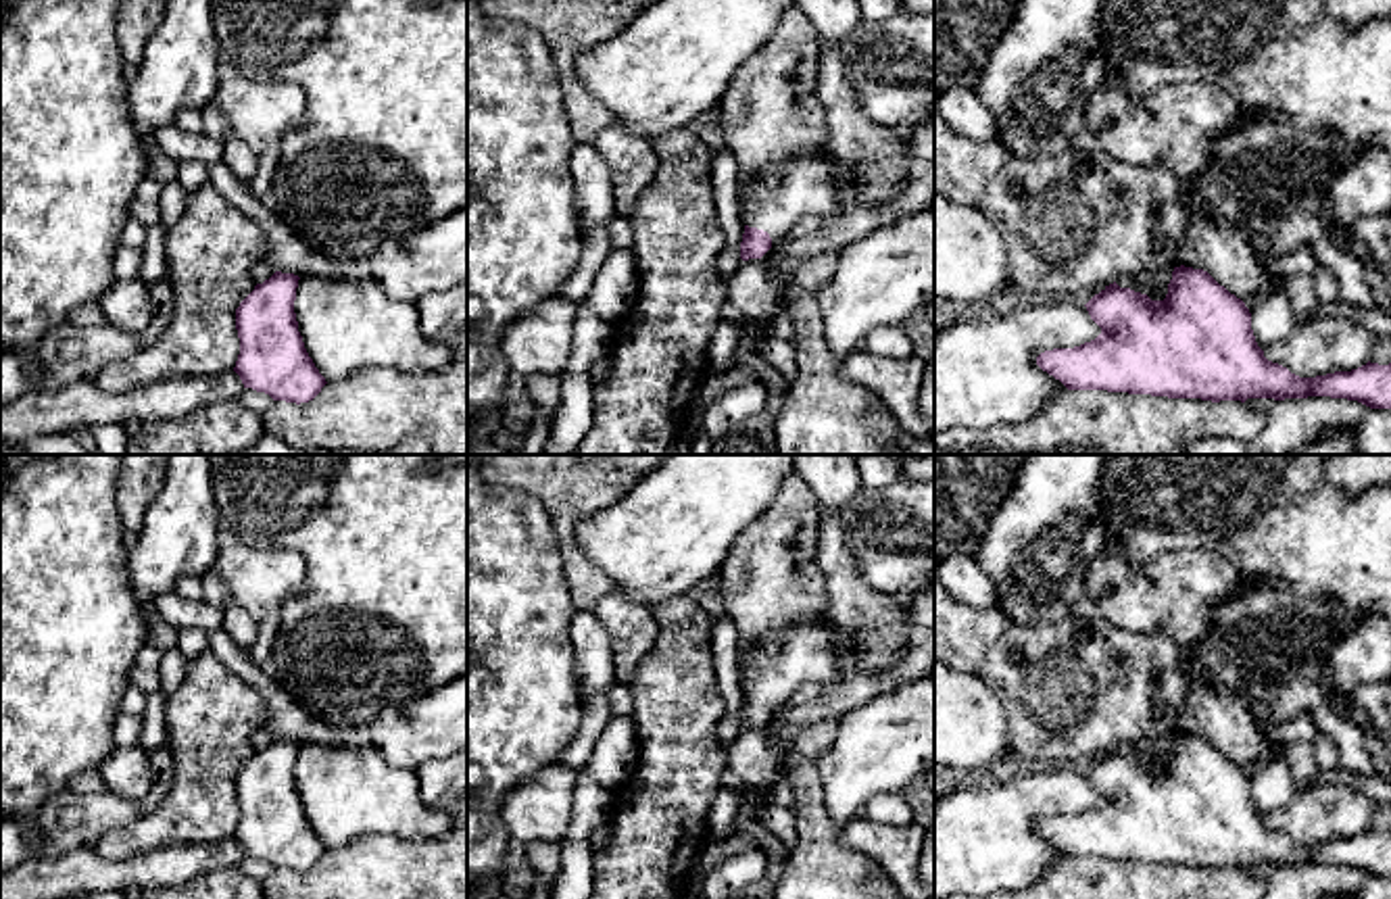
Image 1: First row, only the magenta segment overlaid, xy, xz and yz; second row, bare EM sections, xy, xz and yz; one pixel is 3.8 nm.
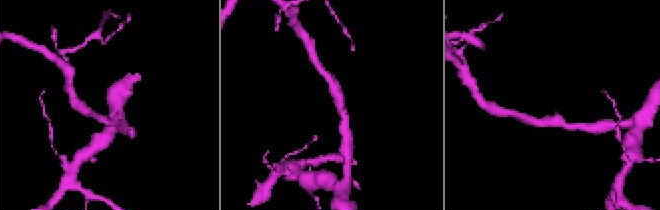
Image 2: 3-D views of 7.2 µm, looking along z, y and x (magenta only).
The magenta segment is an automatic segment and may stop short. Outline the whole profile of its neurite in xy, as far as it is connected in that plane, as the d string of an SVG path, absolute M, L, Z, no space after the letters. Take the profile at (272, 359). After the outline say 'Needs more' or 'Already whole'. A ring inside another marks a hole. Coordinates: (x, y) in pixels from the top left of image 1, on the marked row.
M275 271L240 302L240 355L234 371L244 388L273 400L309 403L327 384L309 357L294 313L298 275Z. Already whole

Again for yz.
M1203 269L1118 277L1084 307L1101 334L1036 357L1068 390L1212 403L1331 396L1391 409L1391 363L1299 378L1264 357L1245 302Z. Needs more

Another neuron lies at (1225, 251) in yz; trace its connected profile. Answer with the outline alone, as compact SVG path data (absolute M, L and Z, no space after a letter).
M1195 215L1180 244L1180 265L1207 271L1241 300L1255 292L1274 292L1274 277L1253 252L1241 223L1216 223Z

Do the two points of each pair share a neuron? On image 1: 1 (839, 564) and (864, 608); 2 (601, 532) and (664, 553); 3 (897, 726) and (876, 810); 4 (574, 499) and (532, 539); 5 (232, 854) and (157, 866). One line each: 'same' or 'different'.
1: same
2: same
3: different
4: different
5: same

